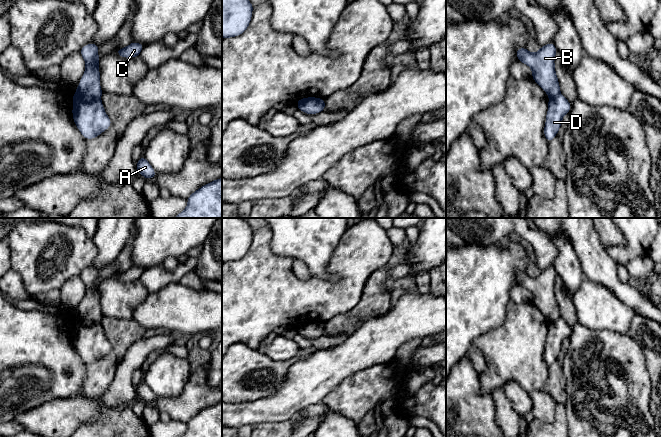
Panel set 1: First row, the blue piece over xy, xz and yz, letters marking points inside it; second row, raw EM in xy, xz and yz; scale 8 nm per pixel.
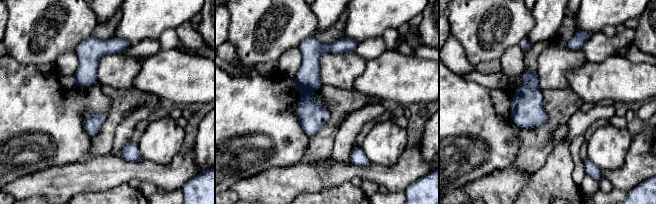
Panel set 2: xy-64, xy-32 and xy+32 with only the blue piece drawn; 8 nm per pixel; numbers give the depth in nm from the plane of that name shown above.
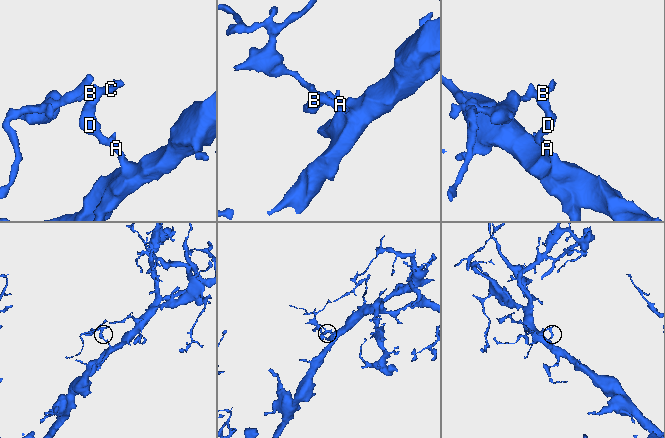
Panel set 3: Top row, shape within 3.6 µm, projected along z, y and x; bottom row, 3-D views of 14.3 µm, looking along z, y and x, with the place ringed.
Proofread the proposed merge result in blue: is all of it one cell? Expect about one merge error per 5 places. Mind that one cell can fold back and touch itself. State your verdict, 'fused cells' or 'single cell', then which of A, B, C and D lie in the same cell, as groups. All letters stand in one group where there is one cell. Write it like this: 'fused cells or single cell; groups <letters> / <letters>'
fused cells; groups A D / B C

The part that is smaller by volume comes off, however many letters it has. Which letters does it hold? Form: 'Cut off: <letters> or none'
Cut off: B, C

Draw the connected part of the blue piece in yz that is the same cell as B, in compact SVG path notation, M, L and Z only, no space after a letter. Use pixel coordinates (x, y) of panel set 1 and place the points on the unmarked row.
M553 266L548 267L536 277L519 271L516 280L521 287L532 294L532 303L552 322L560 317L560 309L555 295L555 279L557 273Z

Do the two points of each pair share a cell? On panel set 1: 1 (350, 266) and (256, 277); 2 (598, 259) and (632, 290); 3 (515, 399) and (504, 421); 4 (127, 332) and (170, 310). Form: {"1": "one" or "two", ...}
{"1": "one", "2": "one", "3": "two", "4": "two"}

